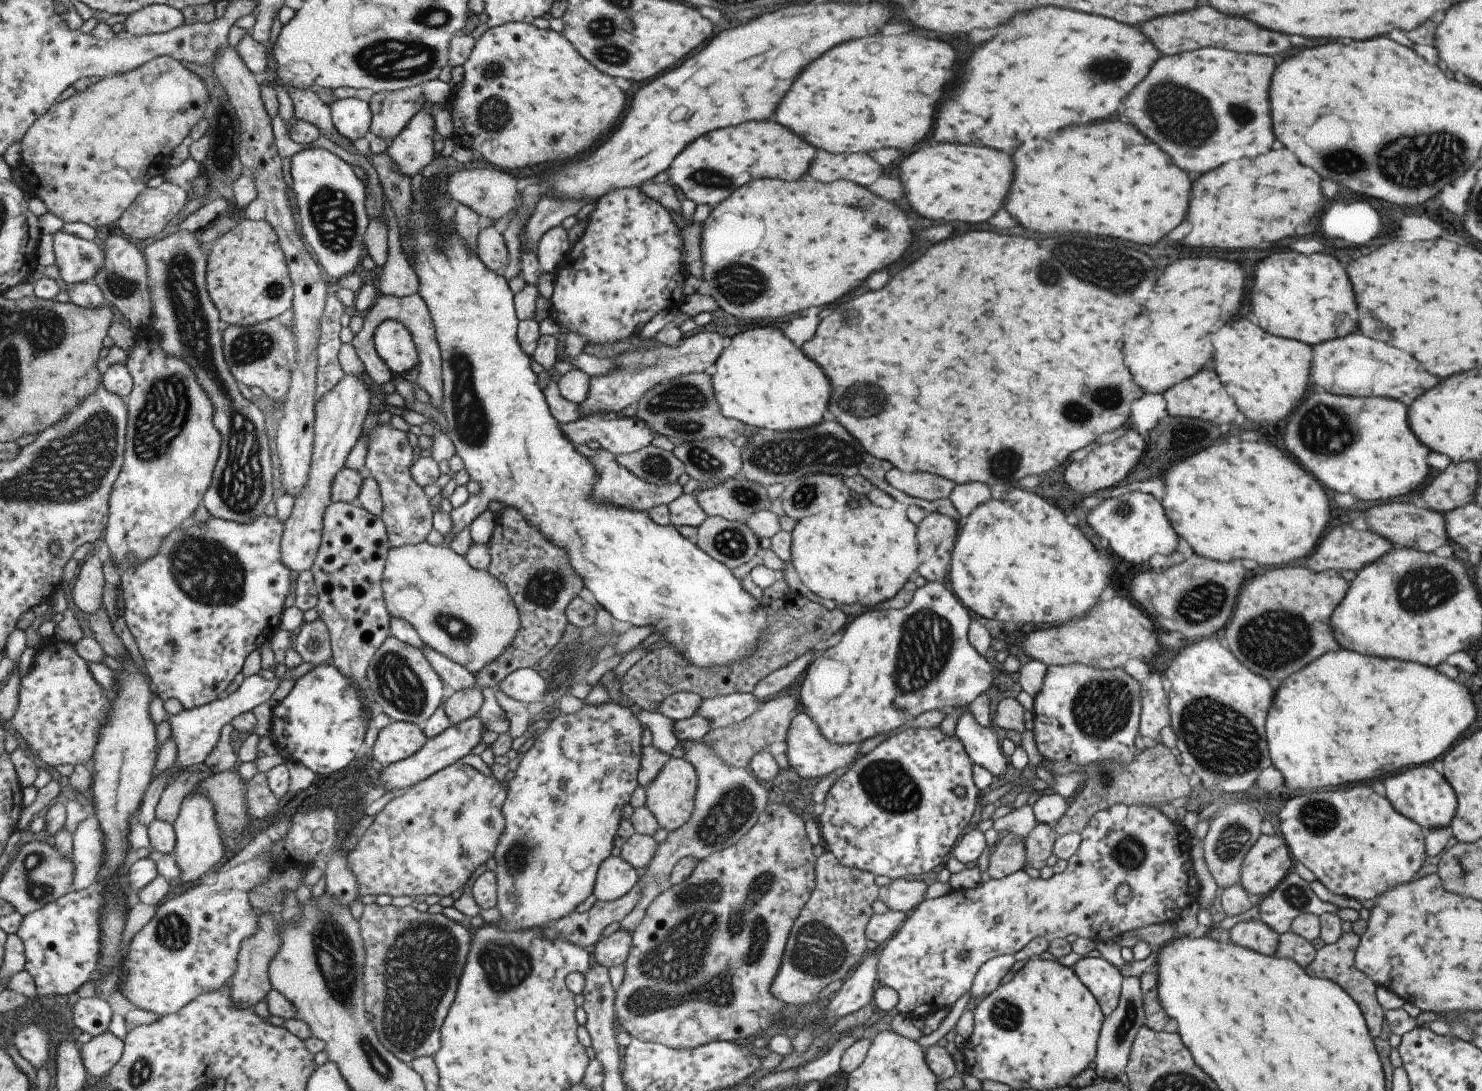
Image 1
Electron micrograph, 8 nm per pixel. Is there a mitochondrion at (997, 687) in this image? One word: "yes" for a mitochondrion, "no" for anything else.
no

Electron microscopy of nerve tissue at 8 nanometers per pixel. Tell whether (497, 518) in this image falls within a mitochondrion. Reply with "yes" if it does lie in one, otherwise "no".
no

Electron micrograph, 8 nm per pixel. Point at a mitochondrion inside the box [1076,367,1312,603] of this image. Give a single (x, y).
(1124, 509)

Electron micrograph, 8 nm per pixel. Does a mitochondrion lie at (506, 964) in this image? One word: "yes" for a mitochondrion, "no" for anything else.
yes

